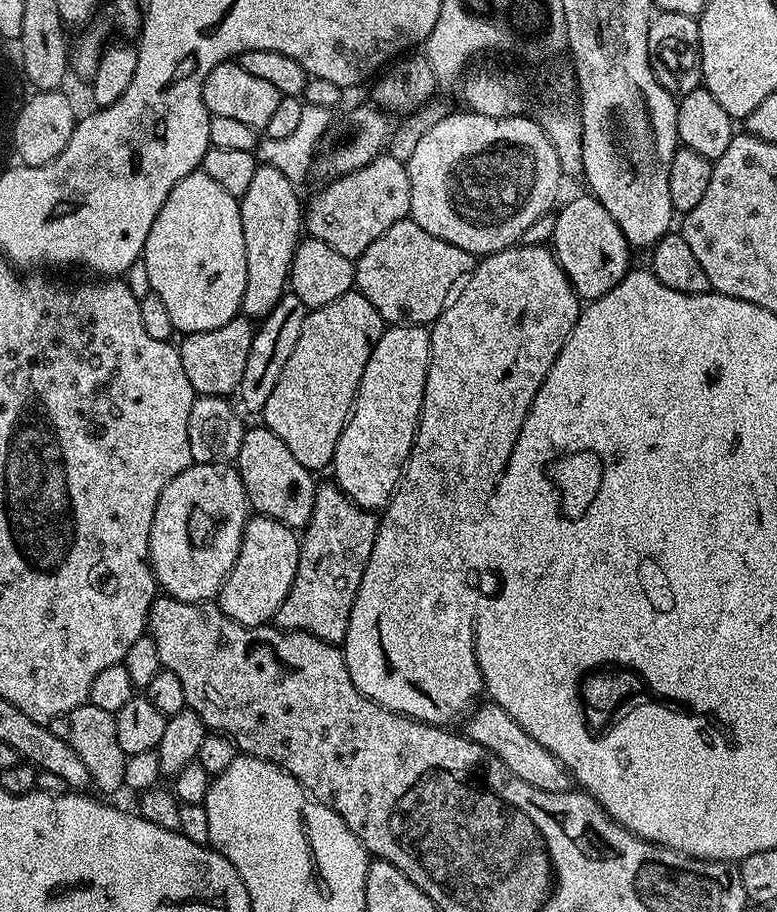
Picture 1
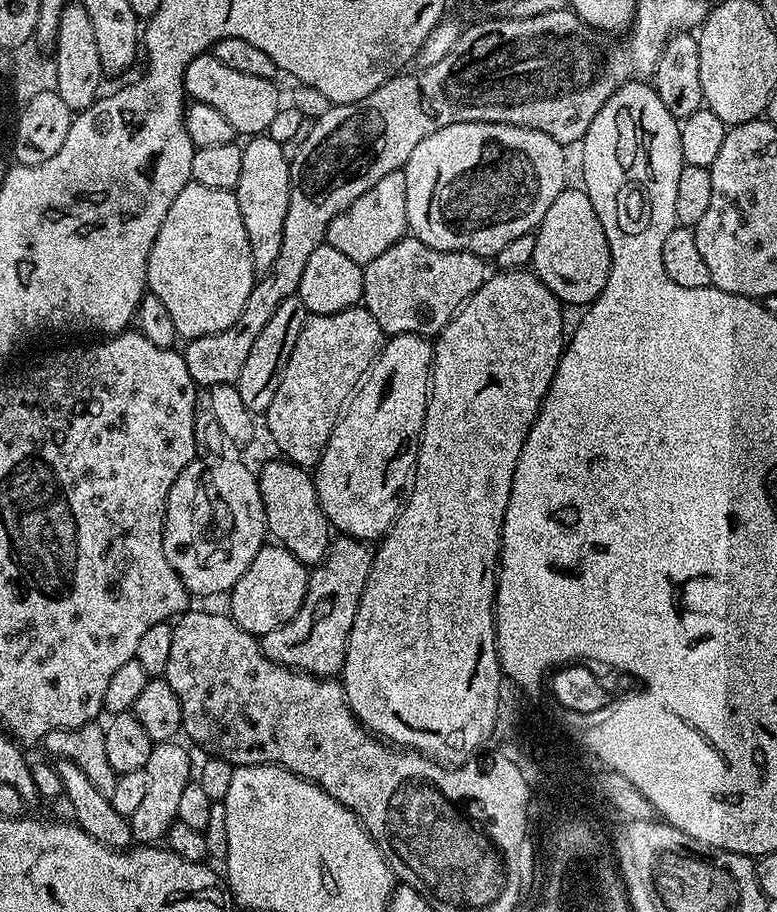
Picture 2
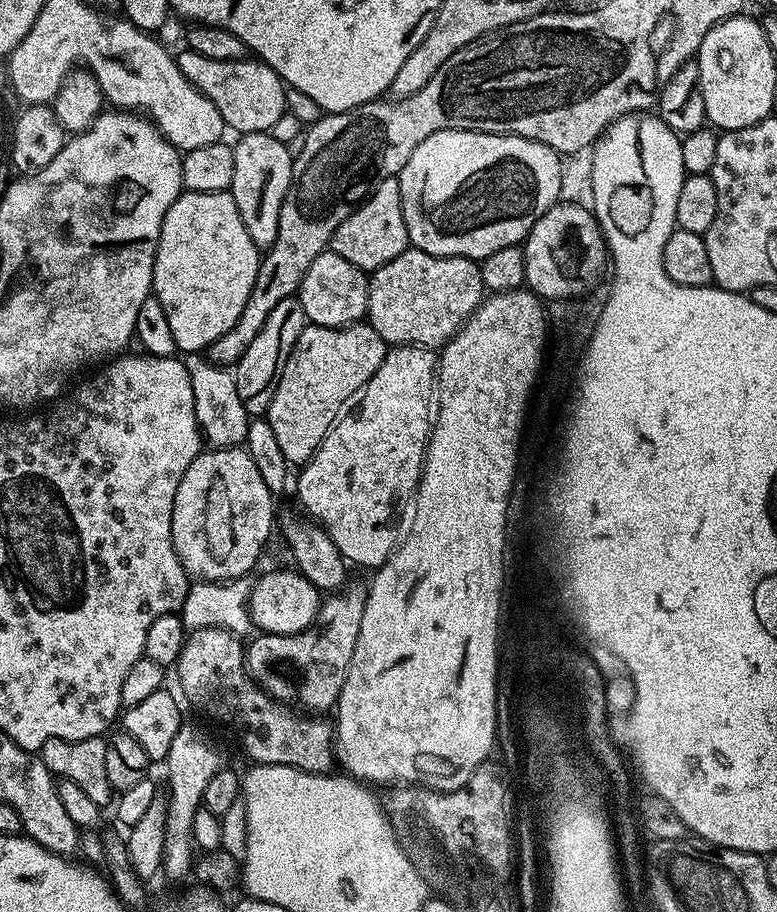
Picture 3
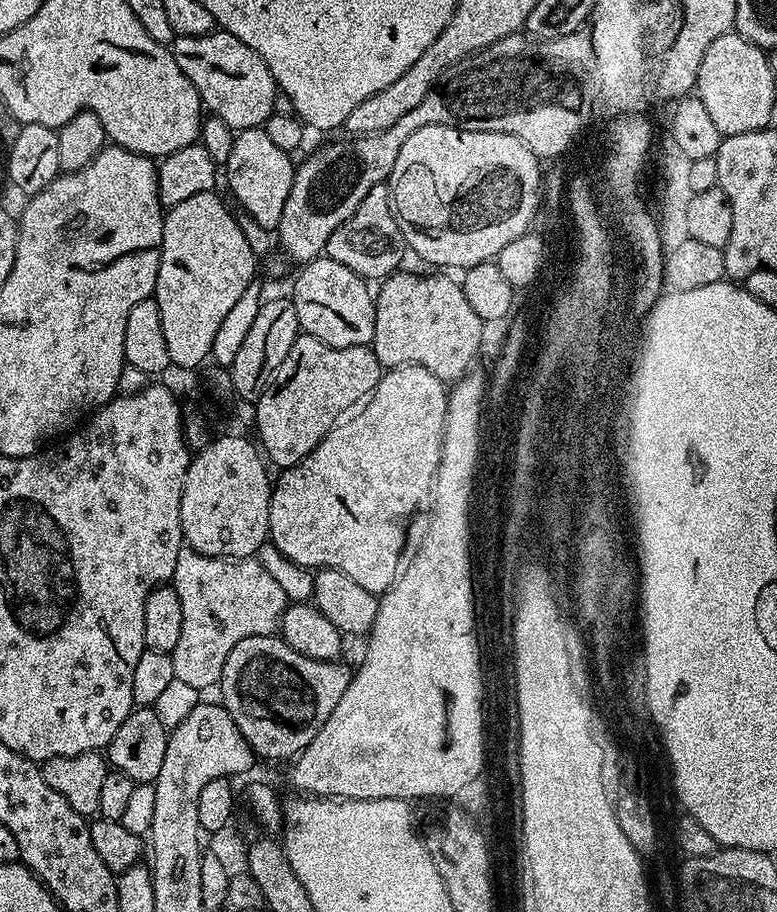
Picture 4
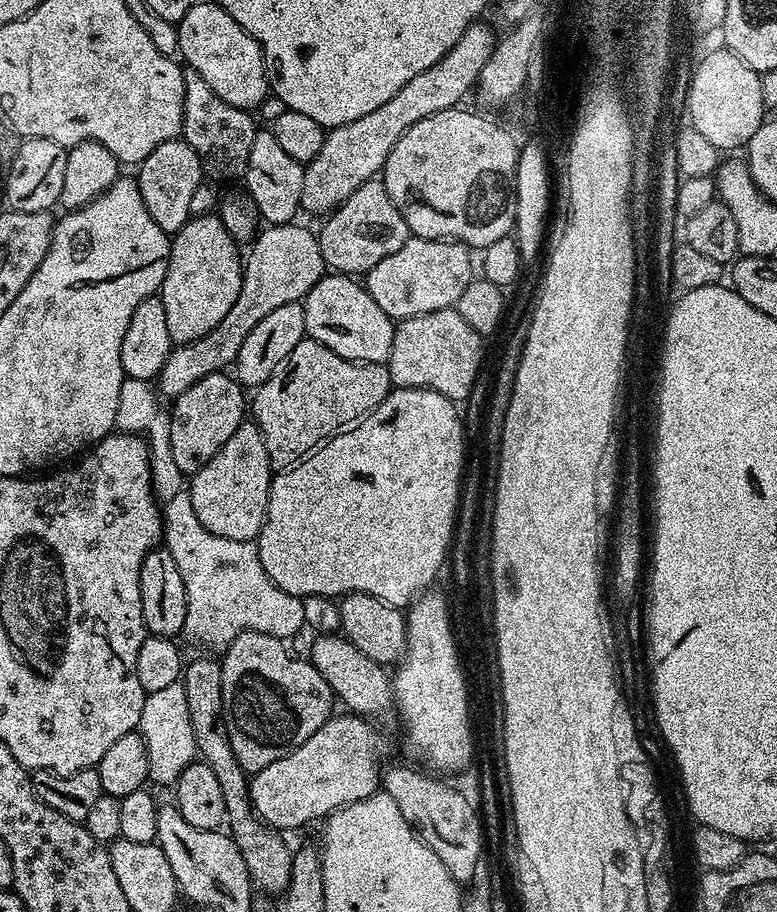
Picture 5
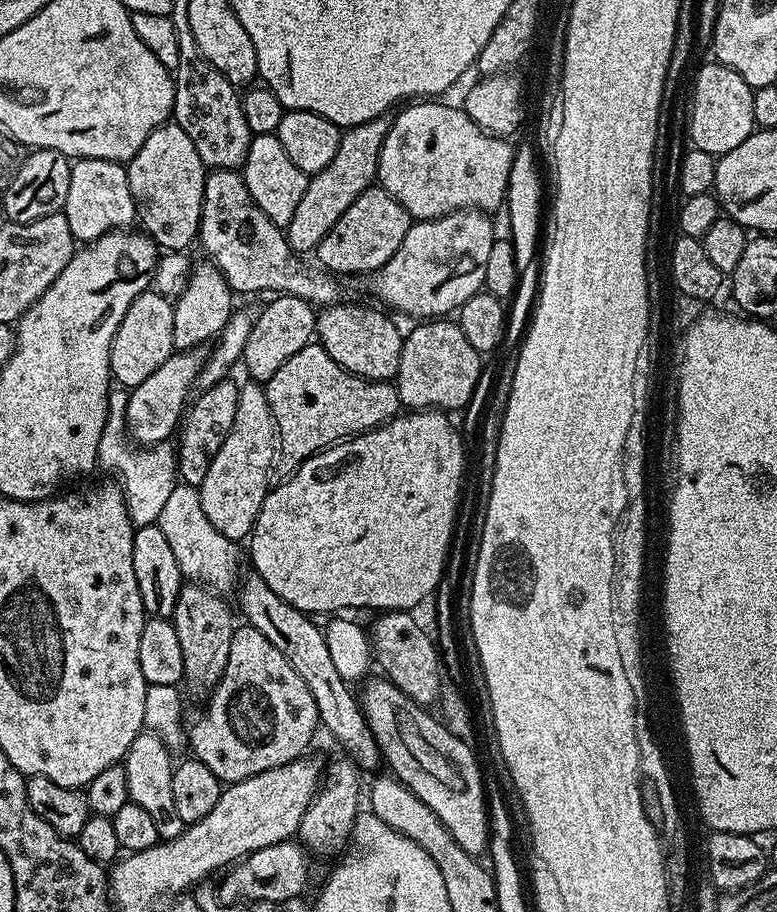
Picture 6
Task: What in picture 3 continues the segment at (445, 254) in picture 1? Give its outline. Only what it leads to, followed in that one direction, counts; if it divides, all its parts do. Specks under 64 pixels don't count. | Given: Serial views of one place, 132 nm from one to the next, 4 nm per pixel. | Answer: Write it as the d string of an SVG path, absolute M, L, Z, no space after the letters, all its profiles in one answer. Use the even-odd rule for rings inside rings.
M409 246L404 249L402 254L398 254L398 258L386 262L386 266L382 266L371 273L368 282L368 315L366 320L367 323L371 324L374 330L378 330L378 334L384 339L384 343L389 346L419 346L421 348L436 350L447 344L448 341L459 332L464 321L480 307L485 296L486 289L482 282L482 274L480 273L480 266L477 261L467 260L465 256L435 256L434 254L426 254L421 248L413 248Z

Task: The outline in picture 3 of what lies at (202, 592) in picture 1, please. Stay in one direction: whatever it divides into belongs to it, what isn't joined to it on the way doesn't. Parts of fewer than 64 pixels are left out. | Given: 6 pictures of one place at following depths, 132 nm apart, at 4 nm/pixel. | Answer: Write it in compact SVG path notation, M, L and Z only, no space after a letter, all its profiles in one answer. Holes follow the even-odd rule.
M237 446L201 451L194 462L190 462L190 470L182 474L182 482L178 482L178 494L174 494L172 541L189 577L219 582L247 577L264 552L264 543L272 532L272 492L255 458L244 450Z

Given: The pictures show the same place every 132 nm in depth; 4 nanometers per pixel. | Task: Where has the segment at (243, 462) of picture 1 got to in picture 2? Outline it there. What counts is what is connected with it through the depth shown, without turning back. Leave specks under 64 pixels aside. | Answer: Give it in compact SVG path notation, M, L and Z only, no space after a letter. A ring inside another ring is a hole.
M275 459L258 472L267 531L273 541L290 550L304 565L315 566L328 553L330 543L330 525L318 502L315 479L287 459Z

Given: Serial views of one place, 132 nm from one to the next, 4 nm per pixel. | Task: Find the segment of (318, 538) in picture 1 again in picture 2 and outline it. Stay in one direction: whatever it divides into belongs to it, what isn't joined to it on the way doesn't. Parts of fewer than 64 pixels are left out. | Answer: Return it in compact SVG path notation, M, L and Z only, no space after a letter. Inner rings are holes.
M337 535L329 543L328 553L324 555L324 559L311 569L306 598L302 602L298 614L294 614L294 618L290 622L278 626L278 630L270 630L270 634L259 637L260 649L266 656L288 668L295 668L297 672L309 672L312 676L321 678L335 677L344 667L350 630L354 626L354 618L358 614L366 578L370 578L373 555L373 549L365 541L355 540L353 536Z

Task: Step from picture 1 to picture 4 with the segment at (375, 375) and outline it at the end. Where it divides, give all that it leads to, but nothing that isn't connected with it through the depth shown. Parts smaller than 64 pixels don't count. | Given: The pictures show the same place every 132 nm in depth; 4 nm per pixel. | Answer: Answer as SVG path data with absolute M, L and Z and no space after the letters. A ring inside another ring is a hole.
M404 364L401 368L387 369L381 375L375 390L367 397L363 407L352 414L357 414L357 416L349 415L343 422L337 423L336 427L331 428L326 434L326 438L322 438L322 442L313 452L306 454L306 458L299 460L293 468L283 469L279 473L280 477L275 477L272 497L270 498L270 514L268 515L268 535L271 543L275 544L278 550L282 550L282 554L286 554L286 558L290 558L290 562L294 562L298 566L313 570L321 568L342 570L342 574L350 574L350 578L354 578L354 582L358 582L358 586L362 586L362 590L377 594L387 592L390 585L396 580L402 564L400 554L404 548L404 519L423 502L424 498L426 500L429 497L434 486L436 471L440 465L440 451L444 441L447 409L448 392L445 381L440 380L434 374L430 374L430 370L417 364Z

